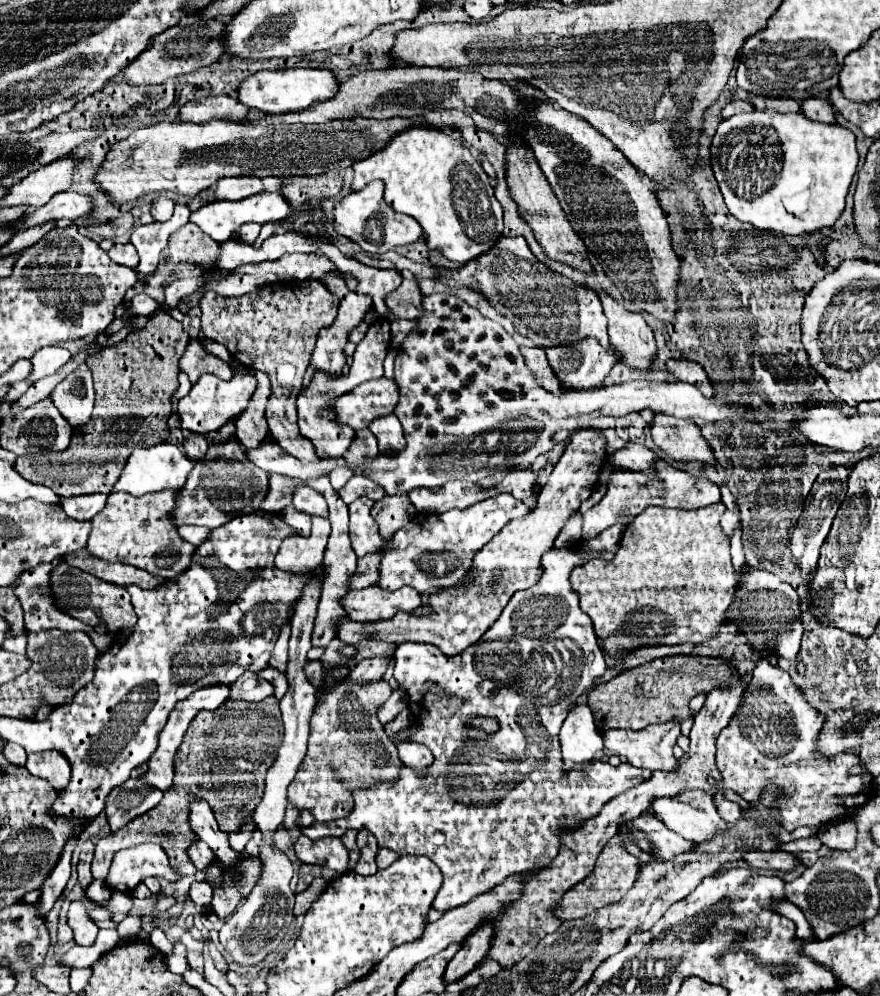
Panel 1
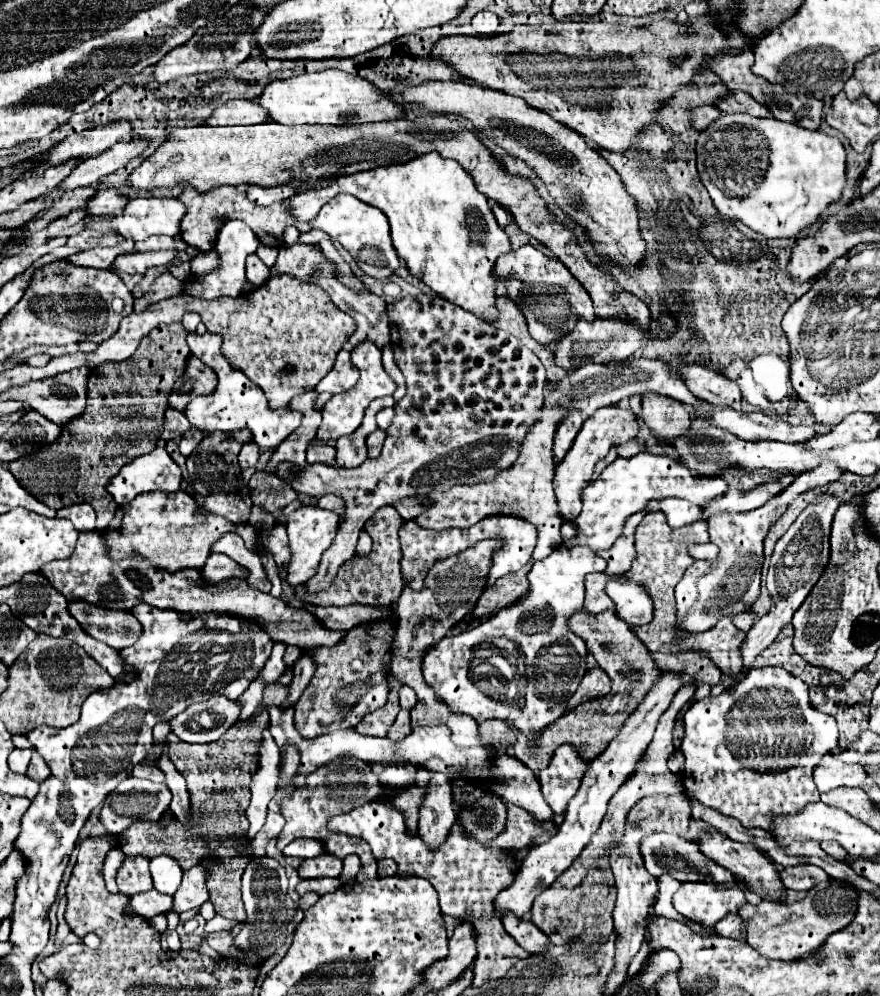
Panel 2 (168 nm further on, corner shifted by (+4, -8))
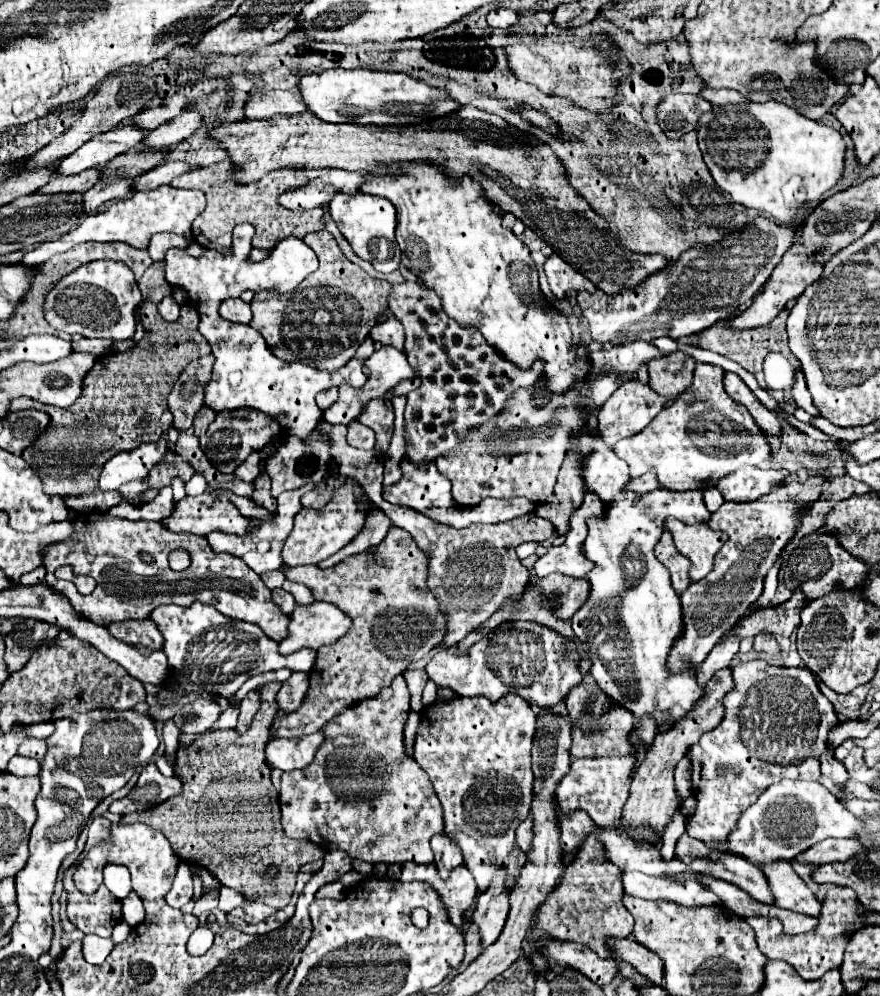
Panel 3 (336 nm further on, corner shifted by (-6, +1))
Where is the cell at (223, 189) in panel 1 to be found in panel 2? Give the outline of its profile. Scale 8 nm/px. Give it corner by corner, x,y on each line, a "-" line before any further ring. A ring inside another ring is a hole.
245,185
245,195
249,201
257,205
271,205
275,201
285,201
297,193
291,185
279,185
279,187
261,187
261,185

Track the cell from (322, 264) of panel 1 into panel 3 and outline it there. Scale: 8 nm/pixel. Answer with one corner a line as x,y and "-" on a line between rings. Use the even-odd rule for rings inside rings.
389,316
385,322
377,324
371,330
371,336
375,342
381,342
383,346
393,346
393,348
403,350
405,332
403,332
403,326
399,324
399,320
395,320
395,316

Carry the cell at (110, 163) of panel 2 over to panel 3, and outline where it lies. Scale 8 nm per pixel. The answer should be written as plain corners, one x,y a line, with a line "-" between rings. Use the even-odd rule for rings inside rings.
183,112
169,124
149,132
149,136
145,136
143,144
145,146
175,146
181,140
189,138
201,126
201,120
203,120
203,114
199,114
199,112

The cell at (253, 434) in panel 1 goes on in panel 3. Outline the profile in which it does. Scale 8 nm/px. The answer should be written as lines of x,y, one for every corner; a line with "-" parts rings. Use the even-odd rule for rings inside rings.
253,452
251,456
247,456
247,460
235,470
235,476
243,482
253,482
259,476
259,454

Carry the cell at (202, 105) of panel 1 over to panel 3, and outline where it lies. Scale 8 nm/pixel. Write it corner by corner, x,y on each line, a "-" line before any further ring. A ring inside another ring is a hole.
263,90
251,96
245,106
247,120
269,120
271,116
293,116
305,112
307,106
297,90

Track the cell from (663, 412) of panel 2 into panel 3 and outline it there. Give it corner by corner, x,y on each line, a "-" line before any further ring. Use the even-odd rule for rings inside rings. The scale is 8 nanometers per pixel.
677,350
659,356
659,360
651,360
649,366
649,382
661,396
677,398
683,394
693,380
695,358

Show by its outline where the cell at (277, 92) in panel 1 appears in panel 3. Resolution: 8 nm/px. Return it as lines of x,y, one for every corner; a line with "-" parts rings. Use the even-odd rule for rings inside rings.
367,68
325,70
299,80
301,96
307,108
325,122
373,124
373,126
407,126
421,120
433,120
457,112
461,106
441,88
431,88
423,80
399,72
375,72

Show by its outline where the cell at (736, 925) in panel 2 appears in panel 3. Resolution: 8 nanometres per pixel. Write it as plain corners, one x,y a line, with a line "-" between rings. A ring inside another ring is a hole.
831,886
827,892
827,898
823,902
823,912
819,916
819,926
807,934
799,934
799,936
787,936
783,932
783,926
779,924
779,920
769,918
769,916
755,916
755,918
747,918
749,926
755,930
757,934
757,944
759,950
767,956
767,958
779,958
779,960
787,960
789,964
793,964
793,968
799,972
801,978
805,980
819,980
825,972
839,968
843,962
843,952
845,946
849,942
847,938
847,928
861,928
861,916
857,914
857,896
855,892
851,892
851,888
845,886

